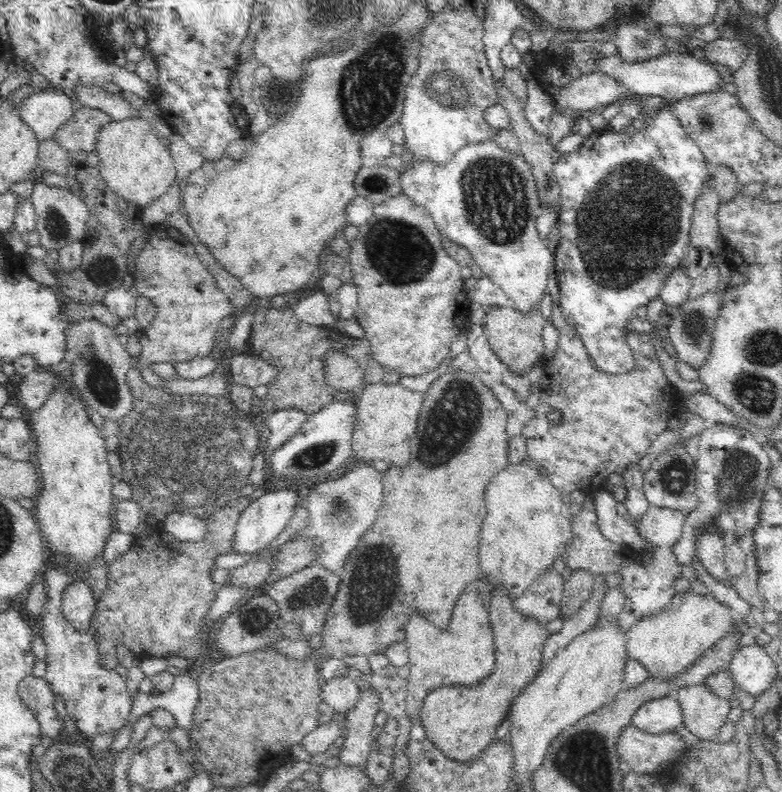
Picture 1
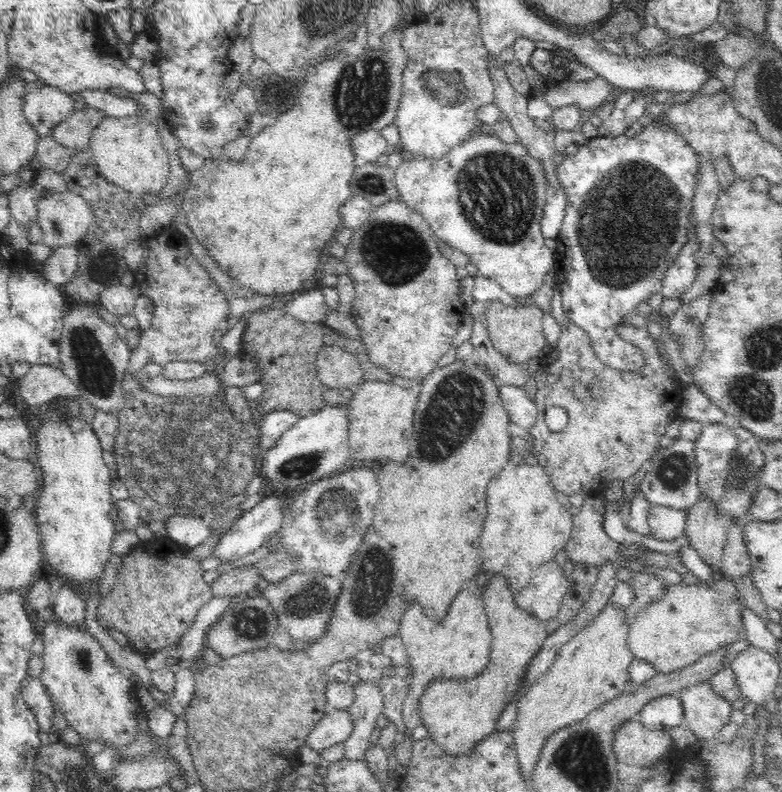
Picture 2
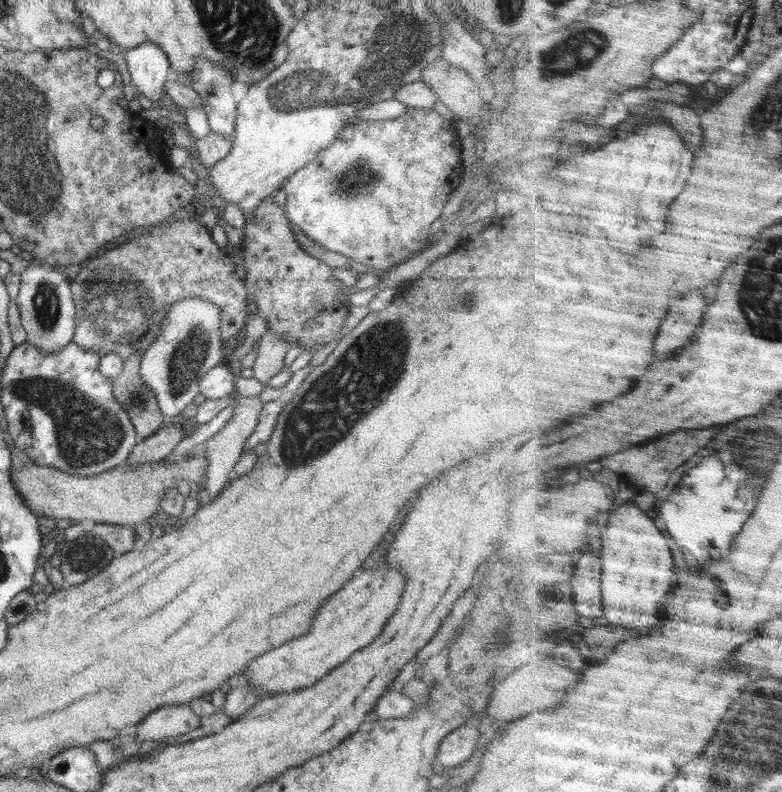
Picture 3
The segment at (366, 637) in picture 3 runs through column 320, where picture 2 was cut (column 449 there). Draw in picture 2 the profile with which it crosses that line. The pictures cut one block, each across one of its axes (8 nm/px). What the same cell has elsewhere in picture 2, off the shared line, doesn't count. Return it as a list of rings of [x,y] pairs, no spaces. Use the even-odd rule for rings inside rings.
[[[462,590],[458,596],[456,596],[448,608],[448,616],[444,618],[444,622],[435,622],[423,612],[420,604],[410,604],[402,616],[402,622],[400,622],[400,635],[402,636],[403,644],[406,646],[407,654],[409,655],[409,664],[413,670],[413,677],[409,678],[409,688],[405,698],[403,706],[403,718],[406,722],[406,731],[408,734],[404,736],[404,740],[395,746],[396,760],[403,767],[407,767],[409,760],[411,759],[412,752],[412,738],[410,738],[412,732],[418,727],[423,725],[420,717],[420,697],[424,694],[425,686],[437,678],[448,679],[469,679],[475,677],[479,672],[482,672],[488,662],[490,662],[490,652],[492,652],[492,639],[493,636],[490,633],[490,626],[488,625],[488,618],[484,611],[484,600],[482,596],[476,596],[472,590]]]

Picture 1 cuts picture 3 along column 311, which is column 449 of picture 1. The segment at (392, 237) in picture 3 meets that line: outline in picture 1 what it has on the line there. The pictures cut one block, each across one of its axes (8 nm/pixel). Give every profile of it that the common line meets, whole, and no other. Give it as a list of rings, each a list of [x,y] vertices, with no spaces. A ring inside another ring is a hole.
[[[495,140],[468,144],[454,154],[454,158],[448,160],[447,164],[414,159],[400,169],[400,176],[402,193],[432,215],[441,235],[447,236],[472,254],[483,276],[494,281],[508,295],[516,310],[524,314],[537,310],[547,290],[547,280],[554,267],[555,255],[552,255],[538,234],[536,217],[541,212],[538,185],[536,177],[532,175],[532,167],[521,153],[506,153],[498,149]]]

